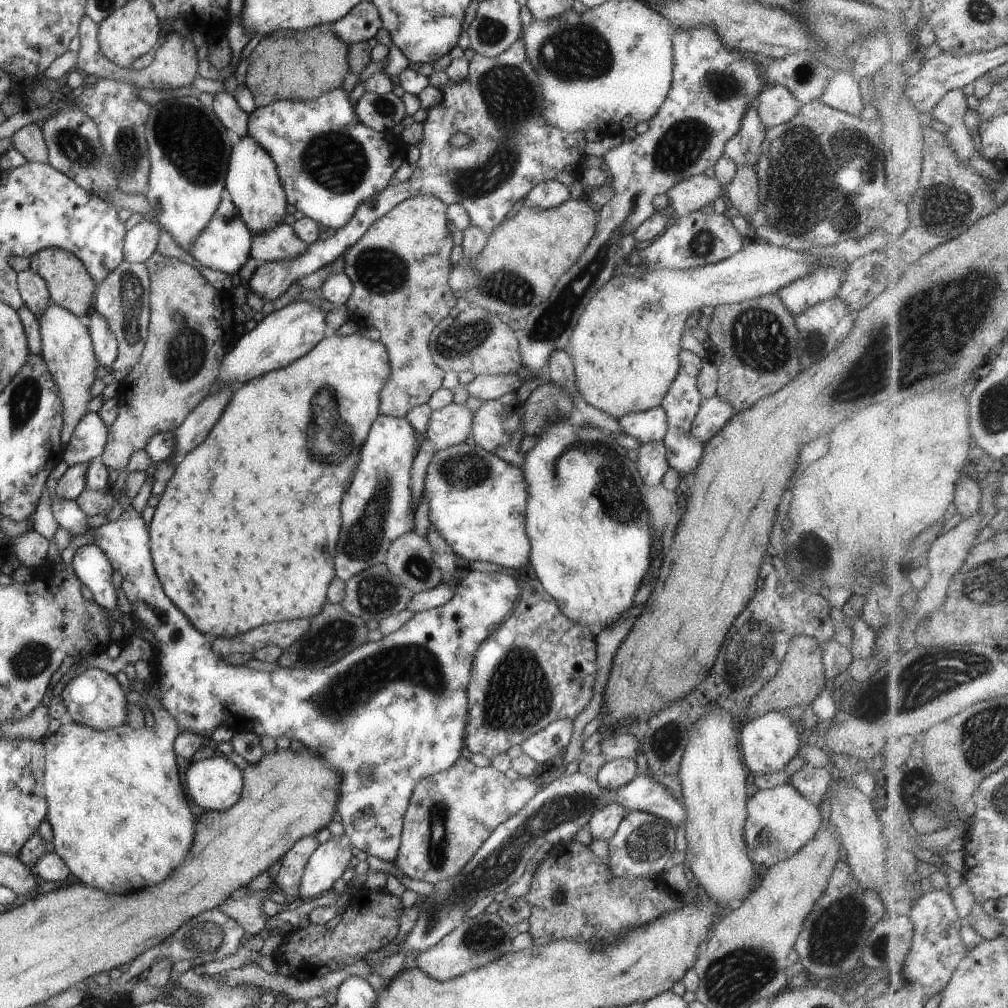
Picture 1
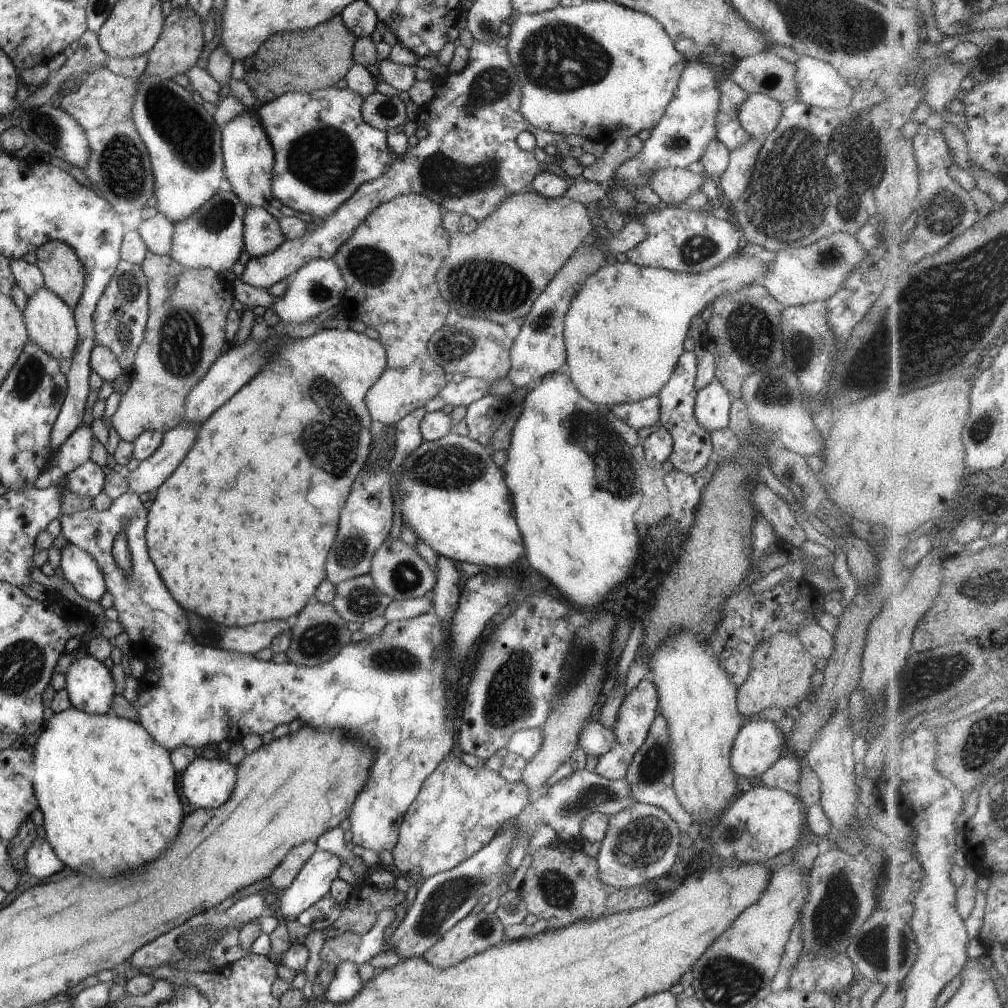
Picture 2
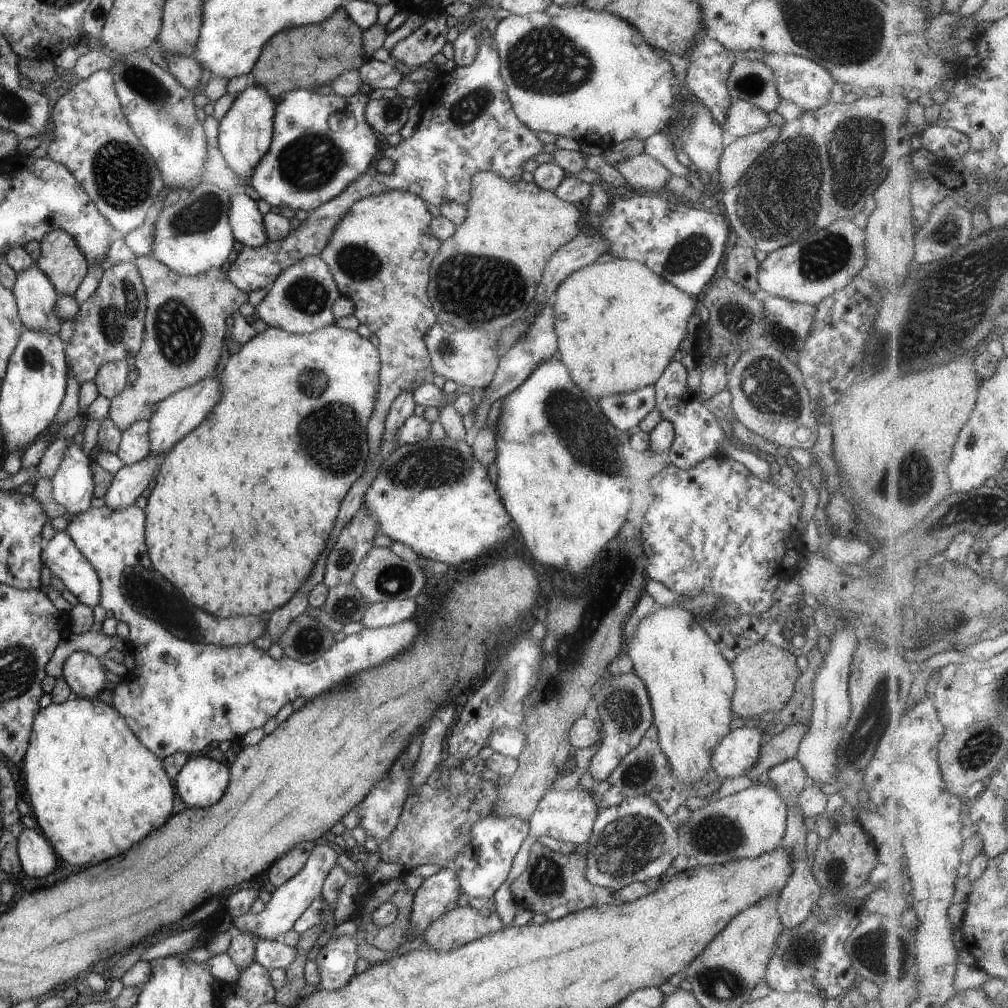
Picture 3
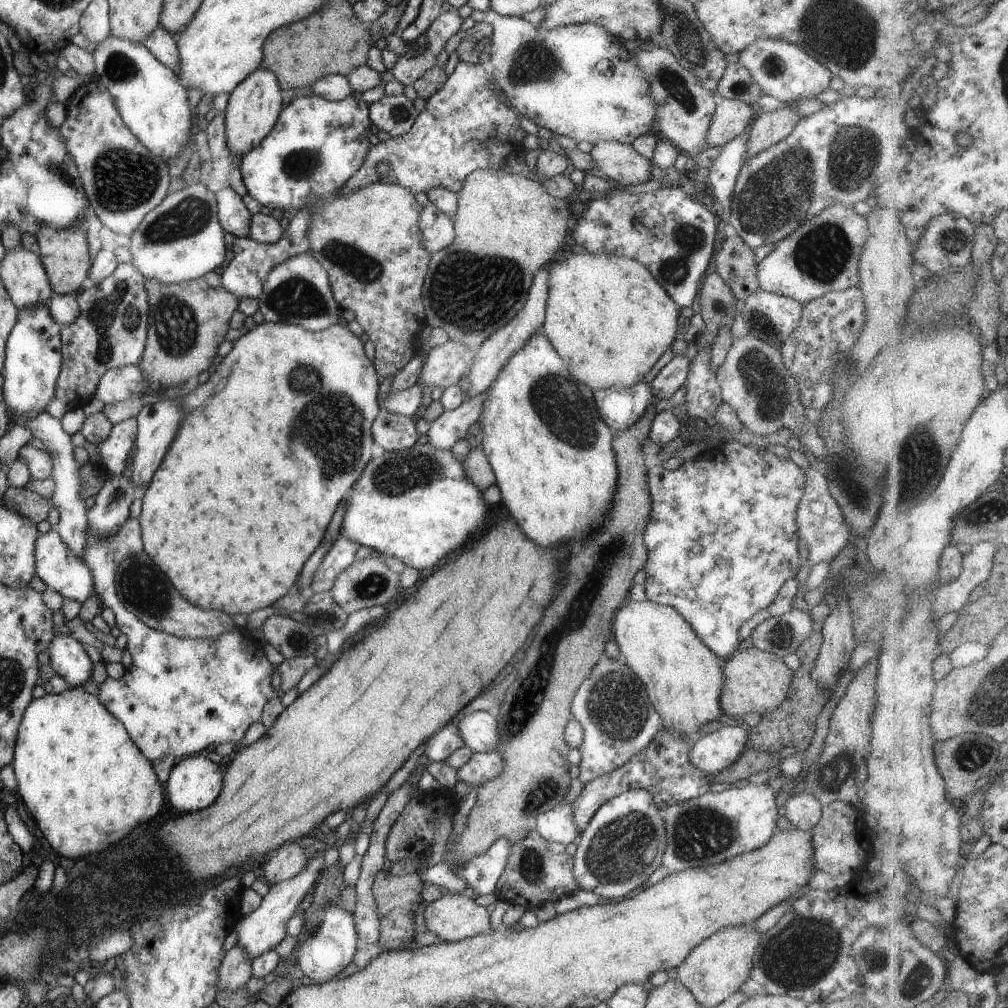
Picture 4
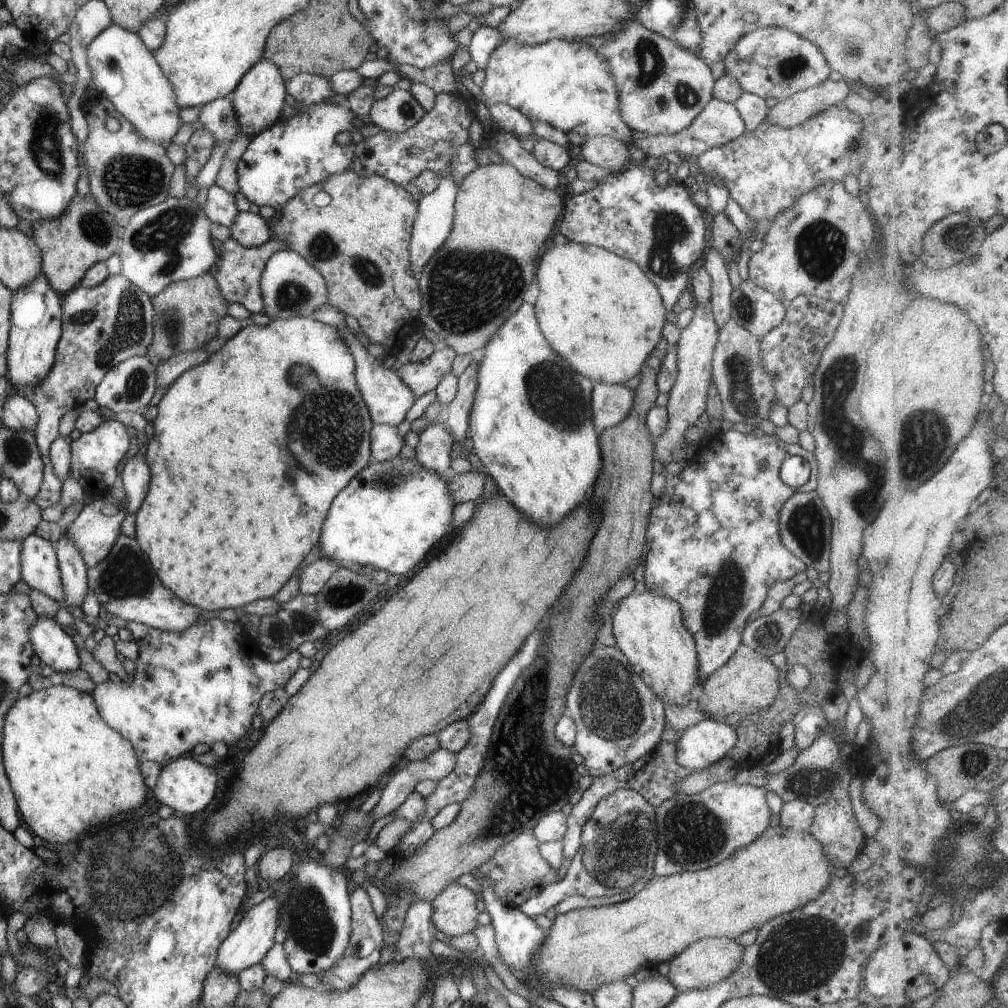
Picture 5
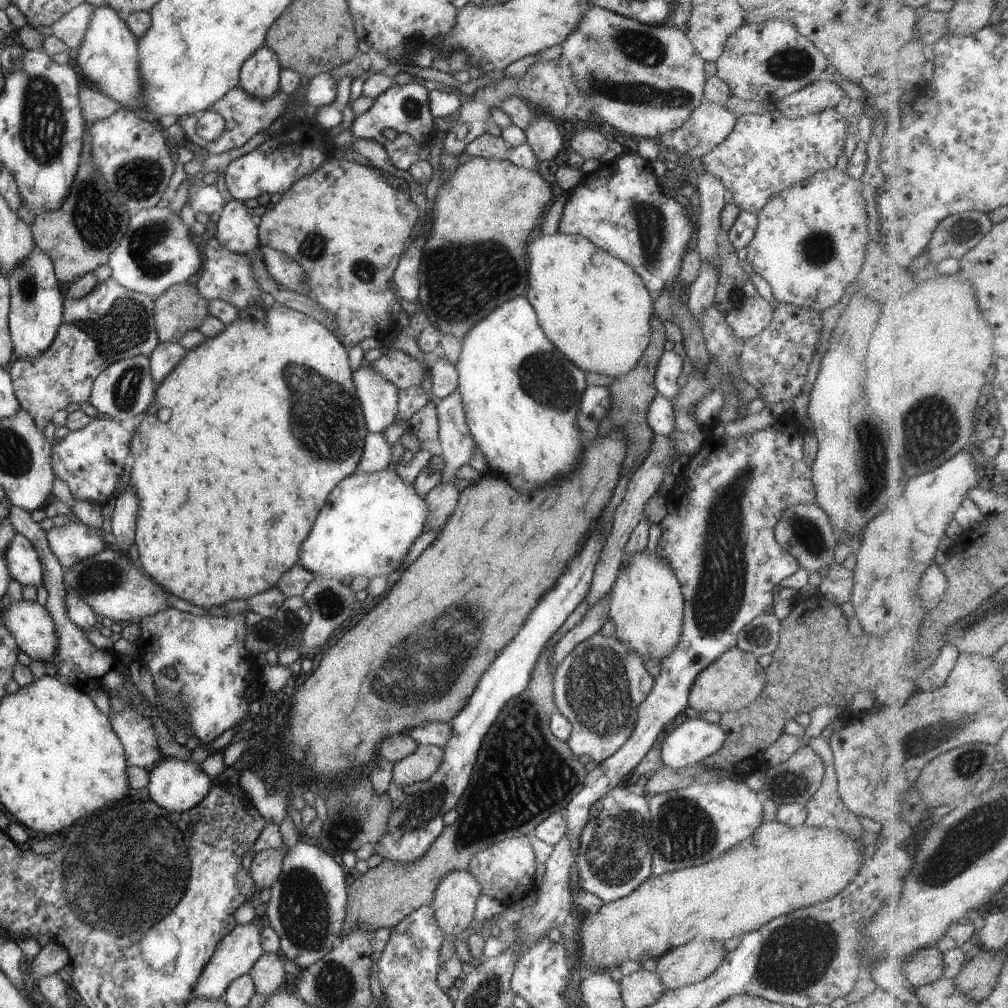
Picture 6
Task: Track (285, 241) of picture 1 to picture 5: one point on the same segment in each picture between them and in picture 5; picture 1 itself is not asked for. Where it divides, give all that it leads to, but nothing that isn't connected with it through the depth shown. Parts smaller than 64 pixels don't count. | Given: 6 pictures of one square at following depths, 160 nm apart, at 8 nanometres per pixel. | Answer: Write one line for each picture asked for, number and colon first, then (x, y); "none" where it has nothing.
2: (261, 234)
3: (244, 218)
4: (233, 217)
5: (219, 206)

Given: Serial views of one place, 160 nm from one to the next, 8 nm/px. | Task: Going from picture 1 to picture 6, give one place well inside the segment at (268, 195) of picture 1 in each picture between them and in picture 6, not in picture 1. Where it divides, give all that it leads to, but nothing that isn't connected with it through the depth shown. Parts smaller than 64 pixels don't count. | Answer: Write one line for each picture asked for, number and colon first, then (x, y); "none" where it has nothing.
2: (247, 155)
3: (244, 132)
4: (253, 106)
5: (257, 99)
6: (259, 75)

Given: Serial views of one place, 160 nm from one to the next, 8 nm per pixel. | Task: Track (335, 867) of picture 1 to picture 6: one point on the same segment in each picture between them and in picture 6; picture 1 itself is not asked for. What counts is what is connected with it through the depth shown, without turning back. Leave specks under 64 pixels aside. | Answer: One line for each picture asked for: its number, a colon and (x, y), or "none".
2: (313, 881)
3: (289, 900)
4: (261, 930)
5: (247, 944)
6: (234, 955)

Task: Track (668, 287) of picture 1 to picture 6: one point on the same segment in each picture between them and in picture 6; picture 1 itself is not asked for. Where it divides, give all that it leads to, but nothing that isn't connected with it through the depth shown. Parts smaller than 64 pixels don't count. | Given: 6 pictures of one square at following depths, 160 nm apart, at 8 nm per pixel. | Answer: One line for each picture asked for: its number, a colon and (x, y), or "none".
2: (624, 330)
3: (617, 324)
4: (609, 321)
5: (598, 311)
6: (595, 310)

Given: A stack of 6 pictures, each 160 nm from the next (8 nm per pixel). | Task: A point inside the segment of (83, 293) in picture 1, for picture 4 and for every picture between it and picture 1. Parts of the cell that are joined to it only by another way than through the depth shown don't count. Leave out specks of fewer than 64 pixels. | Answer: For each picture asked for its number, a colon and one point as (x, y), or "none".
2: (63, 274)
3: (61, 261)
4: (63, 253)

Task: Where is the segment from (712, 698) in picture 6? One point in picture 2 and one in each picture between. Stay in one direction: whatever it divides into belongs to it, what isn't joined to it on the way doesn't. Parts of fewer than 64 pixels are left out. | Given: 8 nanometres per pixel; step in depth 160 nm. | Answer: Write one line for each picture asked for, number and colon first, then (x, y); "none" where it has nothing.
2: (780, 670)
3: (764, 675)
4: (754, 680)
5: (746, 682)

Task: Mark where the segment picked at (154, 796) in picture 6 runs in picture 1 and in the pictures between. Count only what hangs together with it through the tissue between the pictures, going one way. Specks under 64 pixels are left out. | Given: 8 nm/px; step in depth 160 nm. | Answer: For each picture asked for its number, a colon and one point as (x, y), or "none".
1: (214, 783)
2: (206, 783)
3: (200, 781)
4: (194, 782)
5: (183, 785)

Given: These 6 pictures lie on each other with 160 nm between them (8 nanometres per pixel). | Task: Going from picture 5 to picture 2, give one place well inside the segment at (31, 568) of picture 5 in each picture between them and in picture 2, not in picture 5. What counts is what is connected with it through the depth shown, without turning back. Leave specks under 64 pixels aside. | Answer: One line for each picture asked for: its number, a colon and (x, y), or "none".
2: (77, 566)
3: (59, 554)
4: (58, 568)

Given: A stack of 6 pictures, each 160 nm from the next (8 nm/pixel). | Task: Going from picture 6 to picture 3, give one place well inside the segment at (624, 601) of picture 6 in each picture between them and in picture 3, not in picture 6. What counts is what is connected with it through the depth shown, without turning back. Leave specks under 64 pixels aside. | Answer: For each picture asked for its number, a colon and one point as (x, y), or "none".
3: (689, 684)
4: (683, 679)
5: (648, 629)

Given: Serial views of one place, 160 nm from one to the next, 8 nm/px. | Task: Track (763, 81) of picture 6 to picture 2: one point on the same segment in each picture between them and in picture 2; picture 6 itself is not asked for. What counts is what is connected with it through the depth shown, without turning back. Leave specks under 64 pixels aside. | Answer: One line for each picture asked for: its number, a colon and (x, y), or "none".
2: (818, 84)
3: (801, 81)
4: (782, 70)
5: (774, 62)

